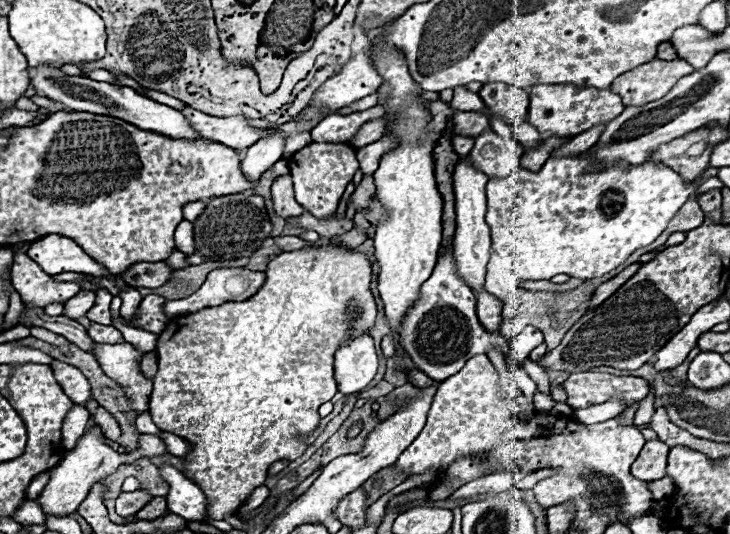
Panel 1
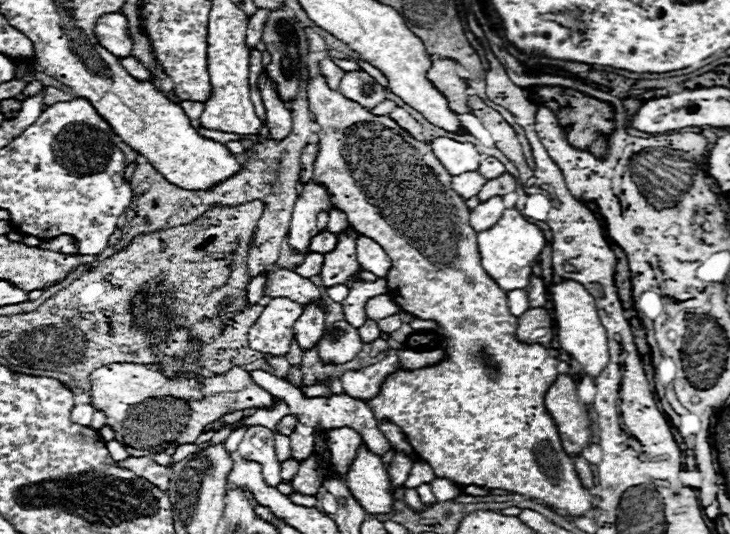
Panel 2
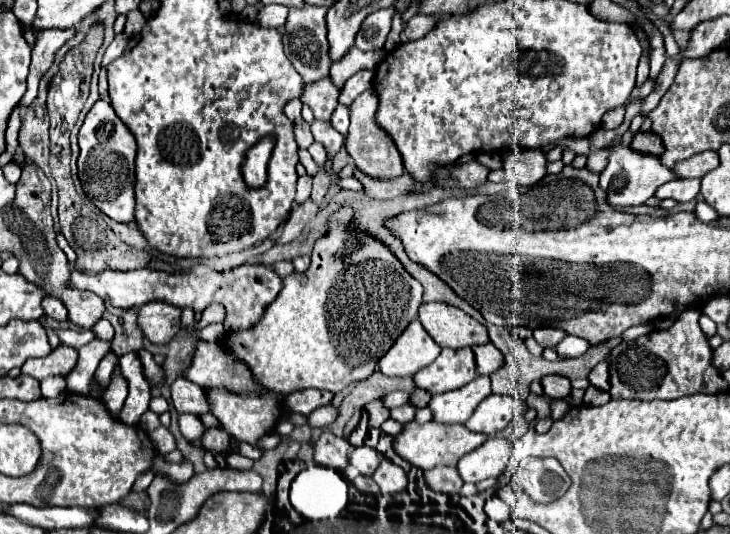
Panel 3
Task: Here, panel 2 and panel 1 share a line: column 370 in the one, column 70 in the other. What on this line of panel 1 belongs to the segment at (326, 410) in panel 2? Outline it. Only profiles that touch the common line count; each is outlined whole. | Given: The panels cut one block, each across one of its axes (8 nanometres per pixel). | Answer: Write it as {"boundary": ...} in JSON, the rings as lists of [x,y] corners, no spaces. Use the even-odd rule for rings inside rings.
{"boundary":[[[72,406],[72,410],[68,412],[66,422],[62,426],[62,444],[64,444],[64,448],[68,452],[74,450],[74,446],[78,444],[78,440],[84,436],[88,418],[90,418],[90,414],[82,406]]]}

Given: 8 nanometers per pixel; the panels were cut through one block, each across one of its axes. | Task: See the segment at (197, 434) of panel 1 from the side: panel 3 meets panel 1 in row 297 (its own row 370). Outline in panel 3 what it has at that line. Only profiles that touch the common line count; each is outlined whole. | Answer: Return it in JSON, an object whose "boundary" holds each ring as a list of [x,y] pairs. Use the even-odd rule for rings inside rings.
{"boundary":[[[338,208],[328,218],[326,232],[316,240],[312,250],[312,262],[306,272],[292,272],[282,280],[282,290],[258,326],[246,332],[226,334],[222,344],[228,346],[240,360],[244,360],[254,376],[268,390],[266,396],[238,396],[224,390],[208,390],[208,402],[212,414],[222,422],[224,430],[238,442],[256,444],[260,436],[270,432],[282,416],[278,398],[302,390],[302,388],[334,388],[334,392],[346,388],[352,382],[366,380],[378,360],[392,348],[396,338],[418,316],[422,302],[422,284],[408,274],[394,252],[372,234],[352,228],[356,212],[352,208]]]}

